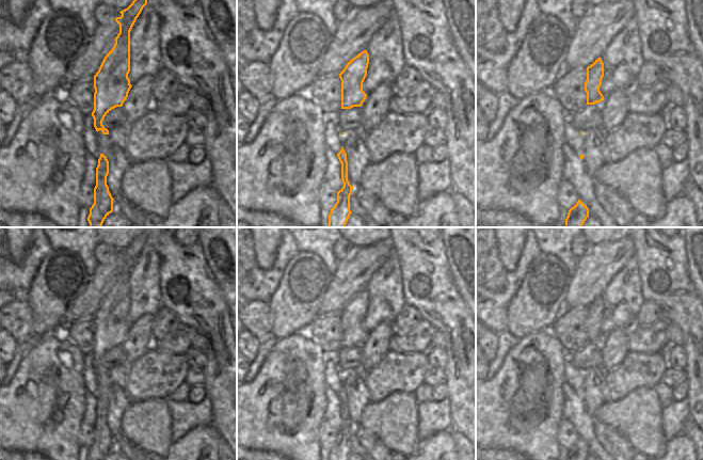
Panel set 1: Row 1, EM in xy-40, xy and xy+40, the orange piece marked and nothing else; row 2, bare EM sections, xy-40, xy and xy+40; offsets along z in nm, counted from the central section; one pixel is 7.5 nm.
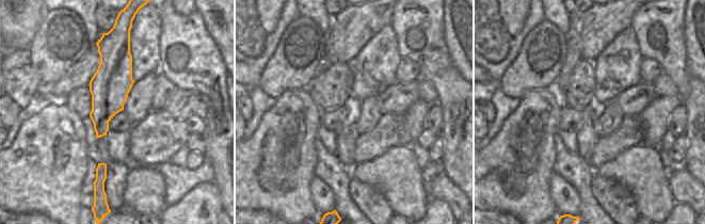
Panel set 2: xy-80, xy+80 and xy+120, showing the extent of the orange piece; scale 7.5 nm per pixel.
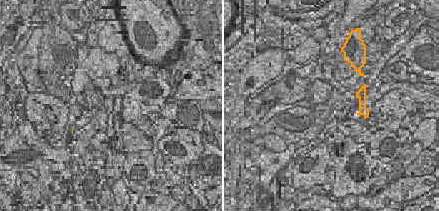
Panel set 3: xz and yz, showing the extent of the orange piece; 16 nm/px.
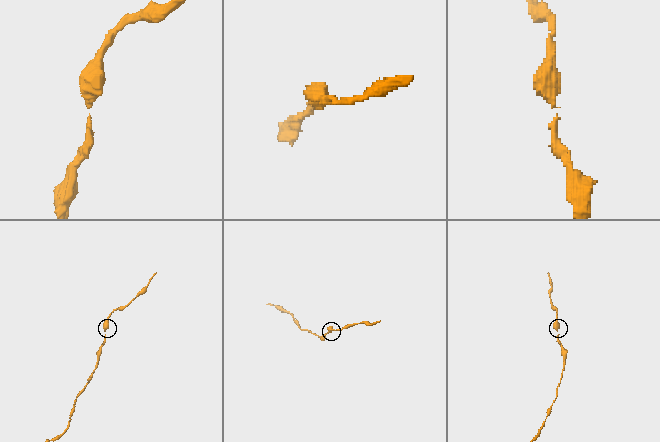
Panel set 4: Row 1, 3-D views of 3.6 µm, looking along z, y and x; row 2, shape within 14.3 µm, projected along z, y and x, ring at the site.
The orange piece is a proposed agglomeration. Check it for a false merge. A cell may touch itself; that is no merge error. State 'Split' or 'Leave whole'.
Leave whole.

